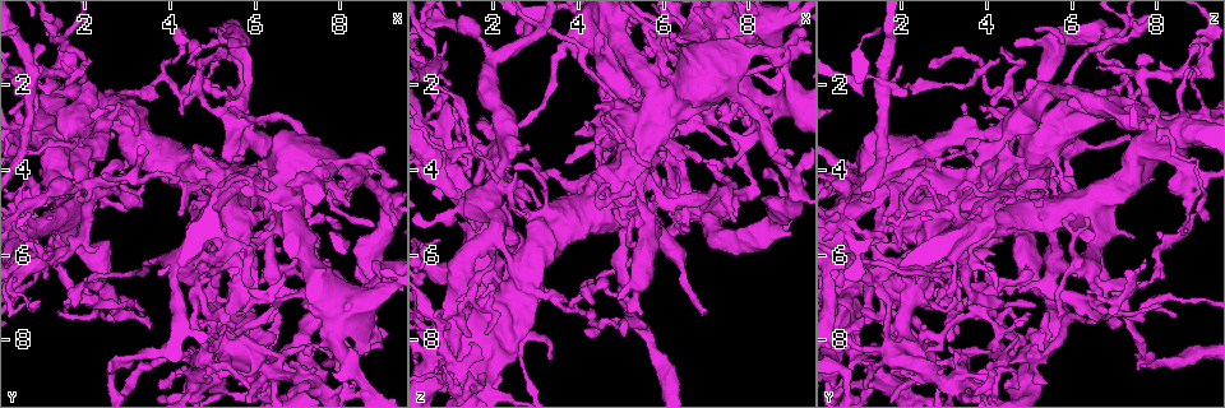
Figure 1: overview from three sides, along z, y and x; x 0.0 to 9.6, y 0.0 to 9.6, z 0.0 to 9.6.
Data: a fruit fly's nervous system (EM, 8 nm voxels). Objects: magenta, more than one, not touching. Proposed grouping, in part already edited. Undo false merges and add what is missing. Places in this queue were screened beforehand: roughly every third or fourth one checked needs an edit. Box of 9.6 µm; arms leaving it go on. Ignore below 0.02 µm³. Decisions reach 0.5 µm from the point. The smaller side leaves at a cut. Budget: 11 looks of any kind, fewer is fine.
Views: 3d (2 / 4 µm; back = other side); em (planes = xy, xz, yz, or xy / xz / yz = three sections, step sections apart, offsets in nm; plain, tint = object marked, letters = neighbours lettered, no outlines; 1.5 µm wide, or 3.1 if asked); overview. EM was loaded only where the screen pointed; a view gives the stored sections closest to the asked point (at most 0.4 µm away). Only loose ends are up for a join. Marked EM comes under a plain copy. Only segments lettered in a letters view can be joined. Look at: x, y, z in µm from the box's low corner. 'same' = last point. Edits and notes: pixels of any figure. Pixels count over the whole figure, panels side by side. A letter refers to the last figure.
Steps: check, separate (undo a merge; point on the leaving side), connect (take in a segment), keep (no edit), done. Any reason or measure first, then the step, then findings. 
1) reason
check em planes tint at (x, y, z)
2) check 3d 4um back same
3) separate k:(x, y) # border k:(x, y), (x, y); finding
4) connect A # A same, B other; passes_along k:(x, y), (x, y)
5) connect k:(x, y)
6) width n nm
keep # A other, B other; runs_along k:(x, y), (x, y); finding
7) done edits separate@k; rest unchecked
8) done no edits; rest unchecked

stops while still wide
check 3d 2um at (5.00, 8.70, 1.35)

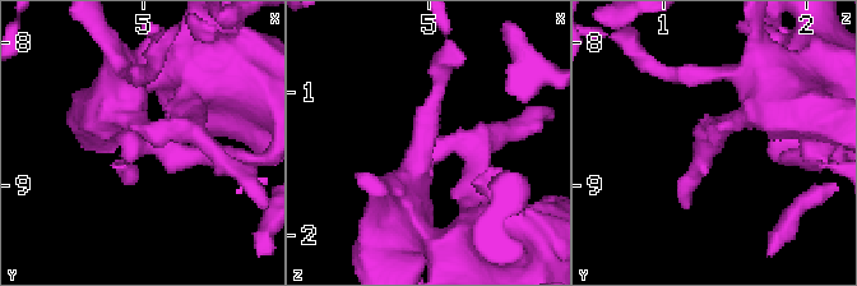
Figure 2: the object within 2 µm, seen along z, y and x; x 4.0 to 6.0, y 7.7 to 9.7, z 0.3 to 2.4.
check em planes tint at (4.98, 8.62, 1.36)

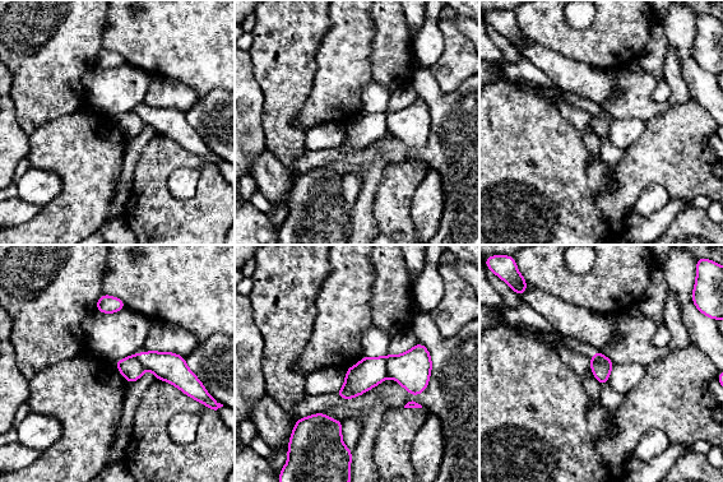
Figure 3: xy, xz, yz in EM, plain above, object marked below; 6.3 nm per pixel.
check em planes letters same

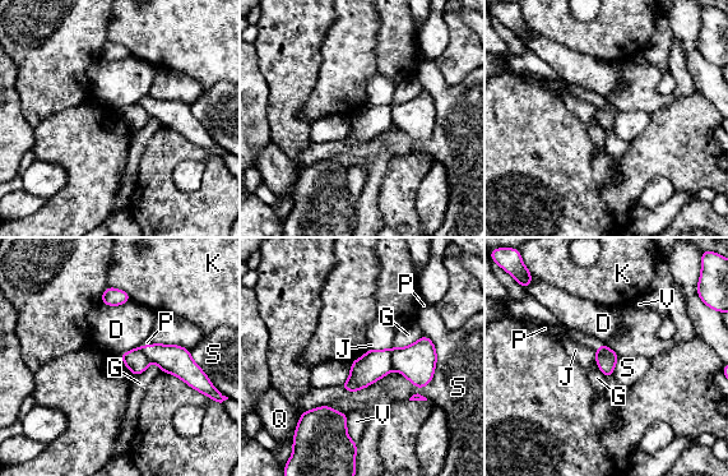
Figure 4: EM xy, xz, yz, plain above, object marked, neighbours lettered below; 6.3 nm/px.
connect P # D other, G other, J other, K other, P same, Q other, S other, V other; passes_along 4:(606, 359), (598, 346), (561, 332); the neuron continues

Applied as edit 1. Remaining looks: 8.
redraw
check overview

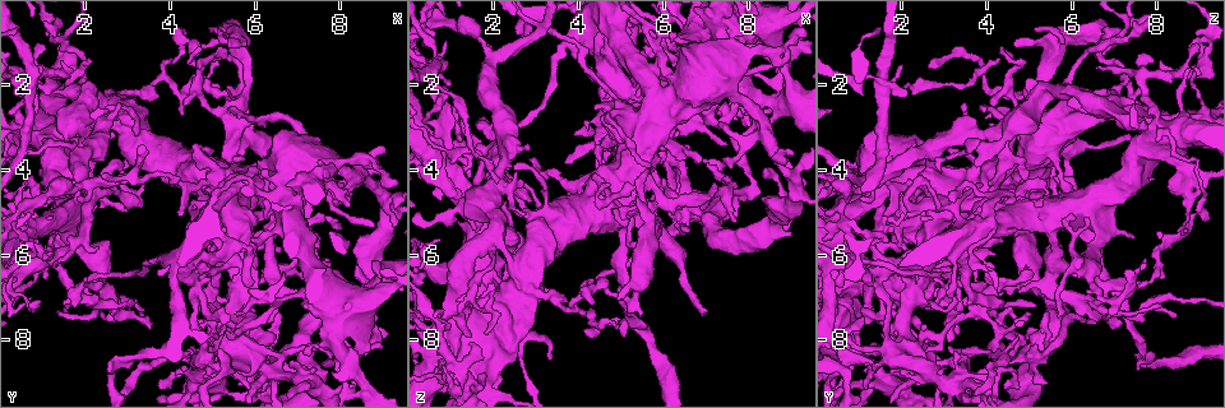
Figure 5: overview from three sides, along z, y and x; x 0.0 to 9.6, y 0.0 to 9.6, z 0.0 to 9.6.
three-way junction
check 3d 2um at (1.30, 6.05, 3.40)

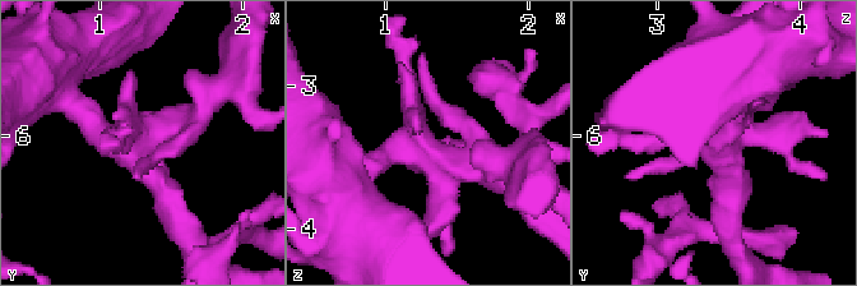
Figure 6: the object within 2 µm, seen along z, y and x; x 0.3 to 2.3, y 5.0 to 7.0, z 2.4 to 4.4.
check em xy step 4 tint at (1.22, 6.12, 3.44)

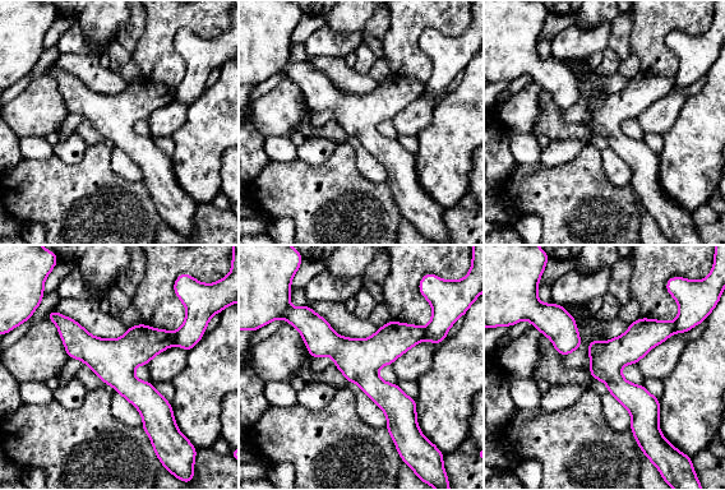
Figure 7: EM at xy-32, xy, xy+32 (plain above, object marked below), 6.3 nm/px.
check em xy step 4 letters same

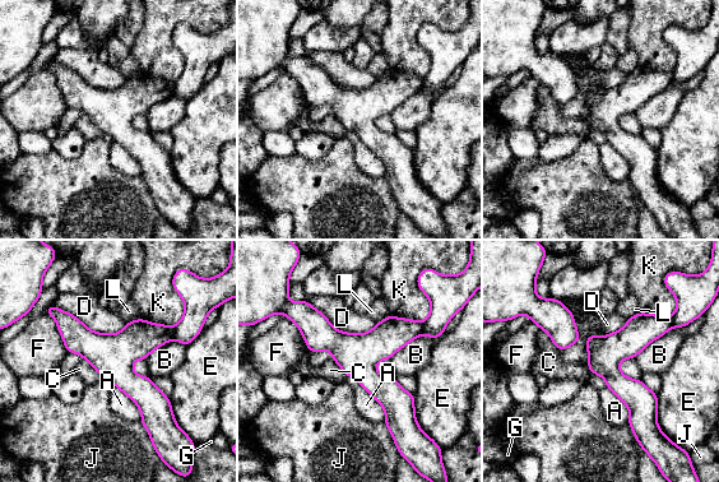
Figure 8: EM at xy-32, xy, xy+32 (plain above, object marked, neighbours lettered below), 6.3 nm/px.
keep # A other, B other, C other, D other, E other, F other, G other, J other, K other, L other; border 8:(114, 384), (135, 403), (140, 420); one neuron here

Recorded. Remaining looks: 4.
tapers out
check 3d 4um at (0.95, 5.80, 0.95)

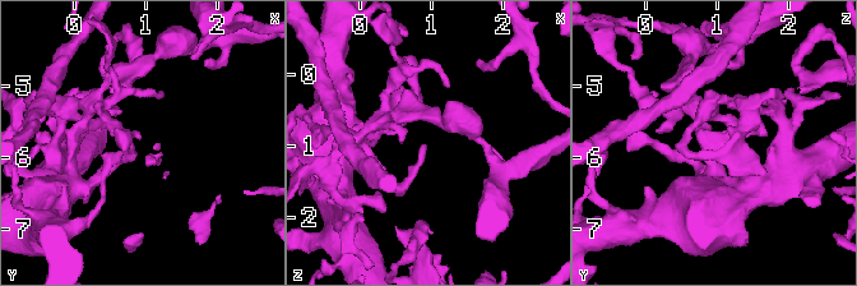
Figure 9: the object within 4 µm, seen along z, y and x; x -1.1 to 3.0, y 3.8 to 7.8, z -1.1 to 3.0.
check em xy step 4 tint at (0.90, 5.75, 1.00)

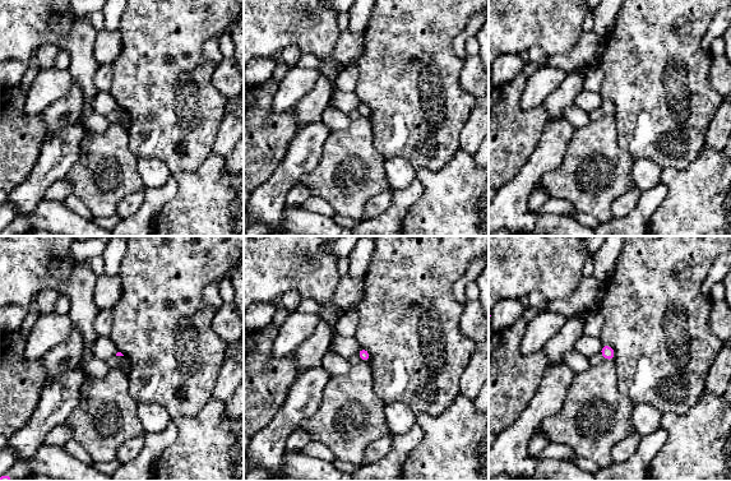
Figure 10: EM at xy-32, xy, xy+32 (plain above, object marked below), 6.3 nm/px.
another direction
check em planes letters same

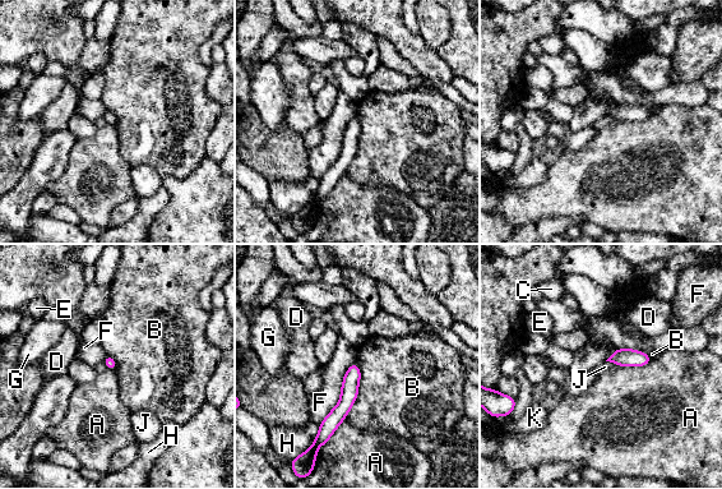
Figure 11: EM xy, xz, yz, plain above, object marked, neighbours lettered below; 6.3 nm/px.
width 70 nm
keep # A other, B other, C other, D other, E other, F other, G other, H other, J other, K other; border 11:(652, 360), (644, 365), (619, 367); none of them fits

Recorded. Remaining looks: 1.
done edits connect@4; rest unchecked

